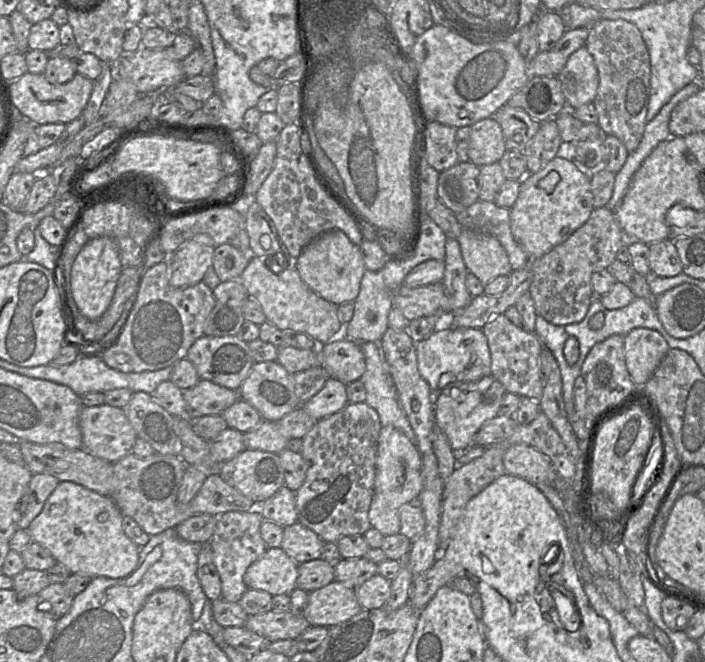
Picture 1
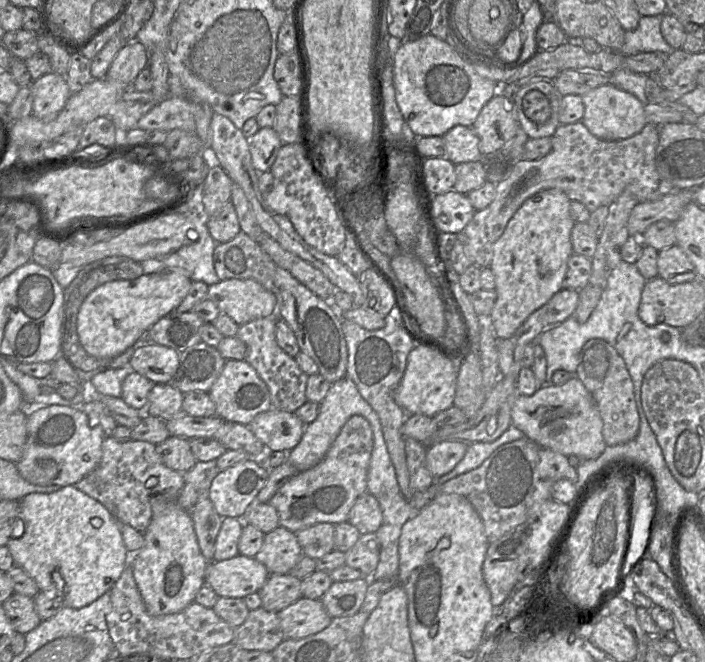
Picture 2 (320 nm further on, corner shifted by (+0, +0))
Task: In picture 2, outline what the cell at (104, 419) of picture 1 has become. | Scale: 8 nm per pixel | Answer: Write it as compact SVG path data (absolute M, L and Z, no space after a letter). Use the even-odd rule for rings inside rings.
M61 405L35 407L26 409L26 416L27 438L16 466L21 477L29 483L59 487L74 485L100 463L105 432L79 408Z

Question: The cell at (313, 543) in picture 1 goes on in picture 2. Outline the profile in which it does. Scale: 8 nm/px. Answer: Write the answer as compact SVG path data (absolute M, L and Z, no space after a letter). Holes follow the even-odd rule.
M278 526L264 535L263 544L254 557L270 574L286 574L302 556L295 533Z

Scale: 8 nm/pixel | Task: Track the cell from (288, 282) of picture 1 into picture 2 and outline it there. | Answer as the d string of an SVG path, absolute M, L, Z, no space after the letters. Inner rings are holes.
M252 279L220 280L208 286L206 297L218 306L221 313L228 315L238 325L277 314L277 298L274 293Z

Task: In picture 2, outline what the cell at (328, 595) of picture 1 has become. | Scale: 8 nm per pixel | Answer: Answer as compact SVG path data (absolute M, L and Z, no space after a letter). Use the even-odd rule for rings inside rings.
M300 597L276 613L285 639L301 639L316 634L332 621L320 599Z

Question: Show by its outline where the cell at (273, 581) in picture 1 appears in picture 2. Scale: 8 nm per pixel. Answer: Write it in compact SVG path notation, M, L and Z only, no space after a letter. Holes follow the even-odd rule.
M238 554L209 563L205 583L219 597L243 598L259 591L269 576L267 568L255 557Z

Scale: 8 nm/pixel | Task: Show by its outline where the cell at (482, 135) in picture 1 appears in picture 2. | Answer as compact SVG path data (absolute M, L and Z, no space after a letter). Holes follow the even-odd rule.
M455 125L443 136L445 157L453 164L481 160L479 138L472 127Z

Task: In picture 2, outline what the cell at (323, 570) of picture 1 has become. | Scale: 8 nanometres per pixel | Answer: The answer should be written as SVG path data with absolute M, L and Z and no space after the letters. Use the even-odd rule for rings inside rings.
M289 573L270 574L257 592L261 598L261 607L277 613L302 597L301 580Z

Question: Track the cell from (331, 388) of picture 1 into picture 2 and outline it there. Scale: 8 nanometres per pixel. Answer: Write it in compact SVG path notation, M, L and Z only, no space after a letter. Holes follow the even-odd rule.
M274 408L257 414L247 426L264 444L267 452L289 452L300 442L306 427L294 412L287 412Z

